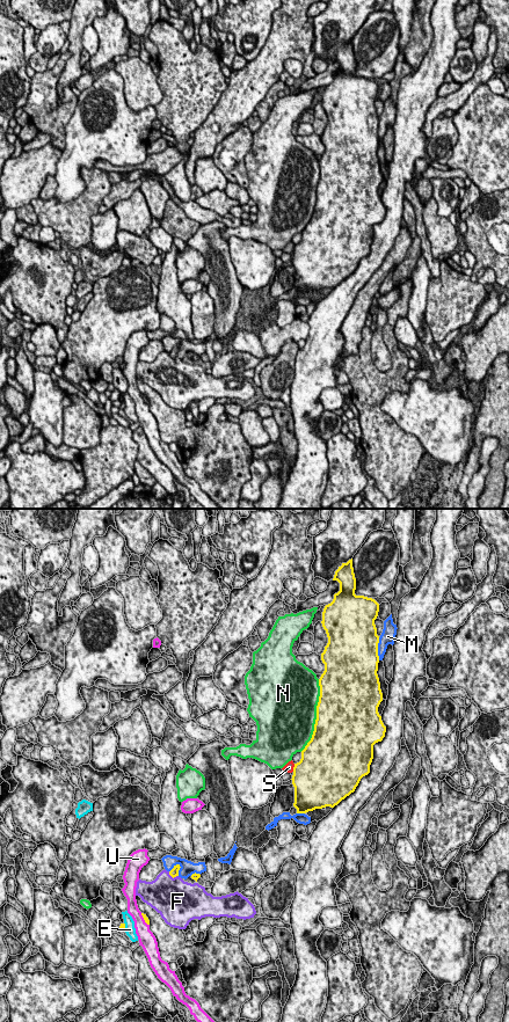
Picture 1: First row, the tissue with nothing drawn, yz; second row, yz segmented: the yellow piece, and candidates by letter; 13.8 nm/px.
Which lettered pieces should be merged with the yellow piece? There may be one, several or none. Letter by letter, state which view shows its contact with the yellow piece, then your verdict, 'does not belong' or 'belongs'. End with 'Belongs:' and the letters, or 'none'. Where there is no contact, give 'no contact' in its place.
E: yz | does not belong
F: yz | does not belong
M: yz | does not belong
N: yz | does not belong
S: yz | does not belong
U: yz | does not belong
Belongs: none

